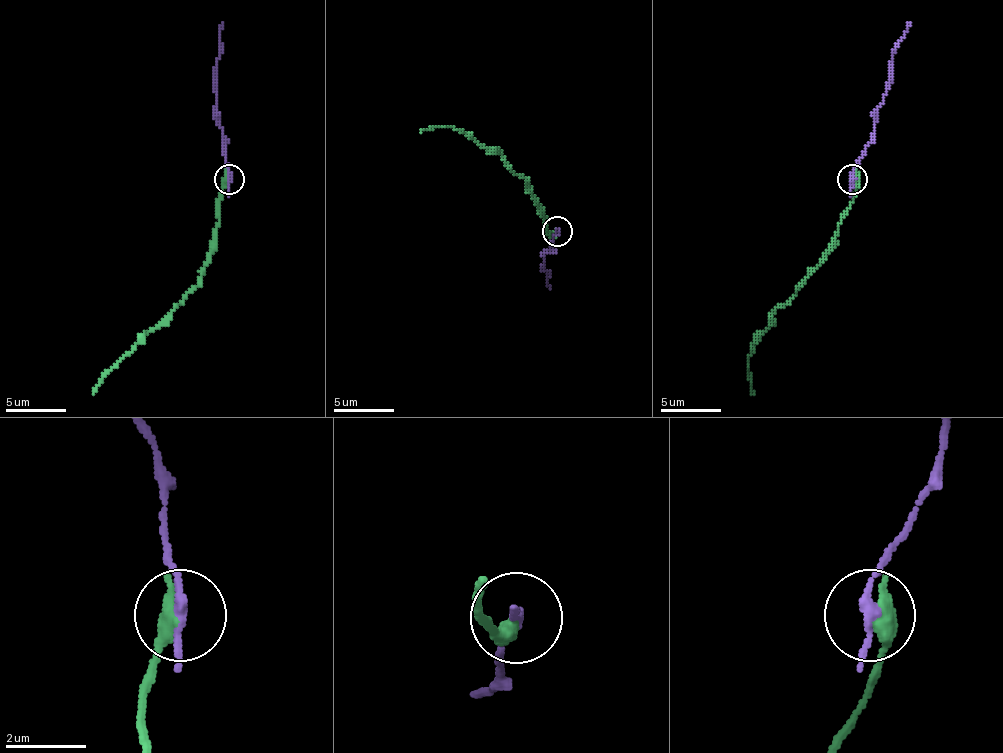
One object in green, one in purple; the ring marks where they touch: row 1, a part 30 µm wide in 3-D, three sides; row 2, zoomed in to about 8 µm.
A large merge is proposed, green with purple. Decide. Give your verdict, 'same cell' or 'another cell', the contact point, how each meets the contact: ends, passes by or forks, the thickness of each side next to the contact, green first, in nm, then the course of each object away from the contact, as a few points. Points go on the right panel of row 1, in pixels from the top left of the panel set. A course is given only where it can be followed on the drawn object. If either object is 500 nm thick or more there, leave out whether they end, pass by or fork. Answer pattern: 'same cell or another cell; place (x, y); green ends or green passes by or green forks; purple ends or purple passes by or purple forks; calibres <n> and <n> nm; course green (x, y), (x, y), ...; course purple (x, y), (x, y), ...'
another cell; place (852, 179); calibres 500 and 200 nm; course green (853, 178), (856, 196), (838, 226), (832, 250), (772, 313), (769, 328), (754, 343), (748, 376), (754, 394); course purple (853, 178), (853, 166), (871, 139), (874, 112), (883, 100), (889, 61), (910, 22)

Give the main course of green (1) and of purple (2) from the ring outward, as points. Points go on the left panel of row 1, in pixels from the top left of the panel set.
1: (228, 178), (216, 226), (216, 250), (201, 280), (105, 376), (93, 394)
2: (228, 178), (216, 100), (216, 61), (222, 22)

